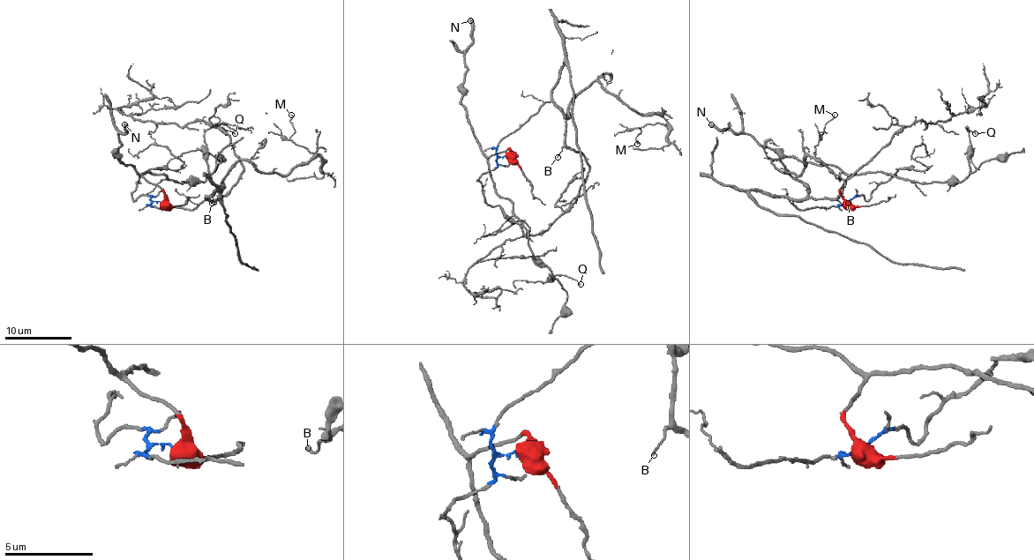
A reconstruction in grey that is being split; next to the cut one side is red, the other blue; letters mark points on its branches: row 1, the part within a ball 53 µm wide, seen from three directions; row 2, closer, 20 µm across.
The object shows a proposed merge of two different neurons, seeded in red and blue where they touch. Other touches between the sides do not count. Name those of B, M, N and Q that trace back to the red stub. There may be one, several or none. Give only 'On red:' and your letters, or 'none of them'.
On red: N, Q

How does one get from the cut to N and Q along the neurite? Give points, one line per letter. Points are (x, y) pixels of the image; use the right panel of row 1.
N: (846, 205), (840, 190), (846, 175), (833, 166), (779, 157), (747, 133), (717, 130), (710, 123)
Q: (846, 205), (840, 190), (850, 175), (885, 172), (924, 182), (961, 182), (969, 174), (965, 127), (976, 133)

